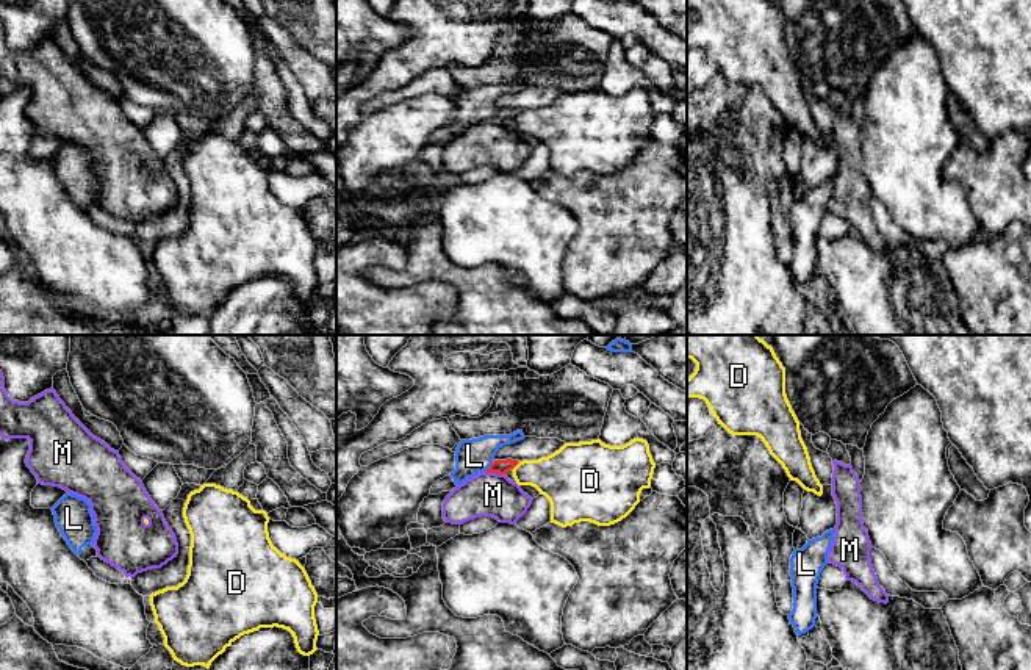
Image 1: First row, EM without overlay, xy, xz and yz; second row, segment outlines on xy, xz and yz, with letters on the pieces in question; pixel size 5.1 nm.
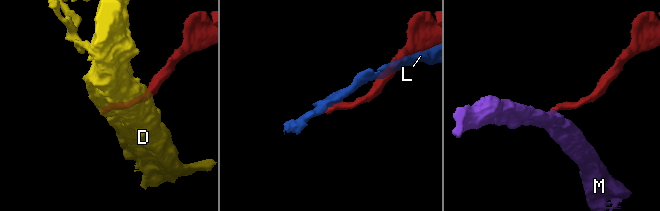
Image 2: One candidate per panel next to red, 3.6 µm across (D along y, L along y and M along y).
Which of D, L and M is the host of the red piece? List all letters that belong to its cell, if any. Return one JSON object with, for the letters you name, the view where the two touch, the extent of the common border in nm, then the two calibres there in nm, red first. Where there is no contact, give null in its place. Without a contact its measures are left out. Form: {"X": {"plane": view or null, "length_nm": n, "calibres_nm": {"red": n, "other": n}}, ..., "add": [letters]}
{"M": {"plane": "xz", "length_nm": 110, "calibres_nm": {"red": 80, "other": 220}}, "add": ["M"]}

